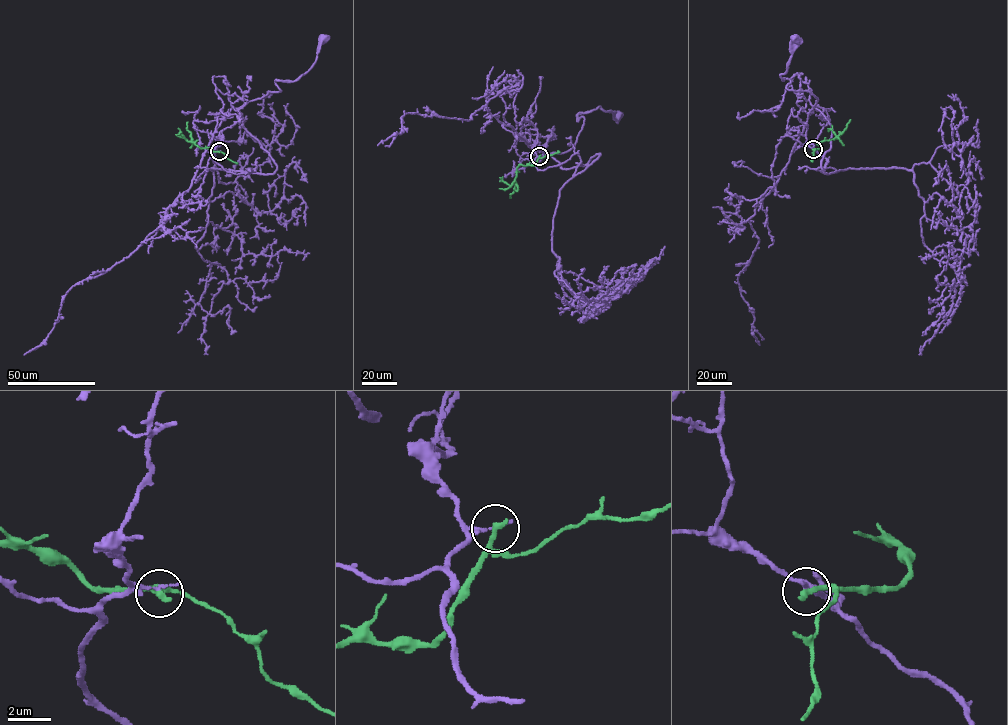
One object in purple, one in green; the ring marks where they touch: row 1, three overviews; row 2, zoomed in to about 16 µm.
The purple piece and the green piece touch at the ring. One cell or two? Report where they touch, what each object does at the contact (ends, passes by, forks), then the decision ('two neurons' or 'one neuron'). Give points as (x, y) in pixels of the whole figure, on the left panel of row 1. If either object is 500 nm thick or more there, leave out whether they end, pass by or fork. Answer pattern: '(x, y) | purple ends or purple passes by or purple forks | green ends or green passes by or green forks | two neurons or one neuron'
(219, 151) | purple ends | green ends | two neurons

